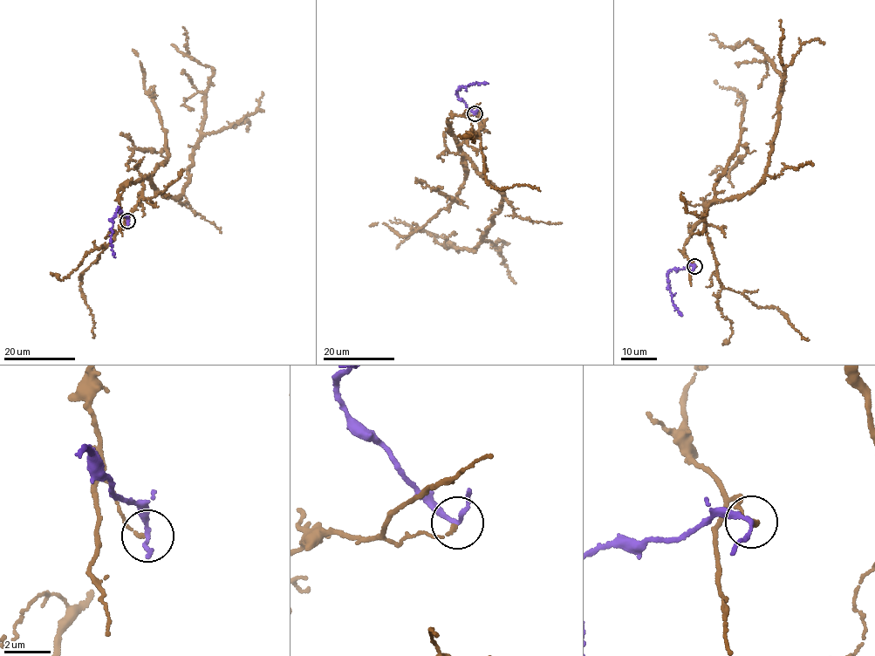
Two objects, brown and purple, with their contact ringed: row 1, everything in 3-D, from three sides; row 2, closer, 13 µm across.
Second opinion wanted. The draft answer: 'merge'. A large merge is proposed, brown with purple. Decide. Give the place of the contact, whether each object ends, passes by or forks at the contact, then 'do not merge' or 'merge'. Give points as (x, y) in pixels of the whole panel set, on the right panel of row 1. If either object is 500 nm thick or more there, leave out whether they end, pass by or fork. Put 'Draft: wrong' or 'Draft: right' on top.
Draft: wrong
place (694, 266); brown ends; purple passes by; do not merge

